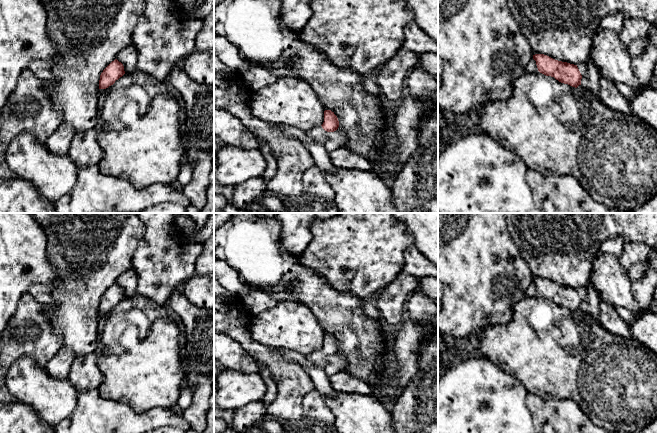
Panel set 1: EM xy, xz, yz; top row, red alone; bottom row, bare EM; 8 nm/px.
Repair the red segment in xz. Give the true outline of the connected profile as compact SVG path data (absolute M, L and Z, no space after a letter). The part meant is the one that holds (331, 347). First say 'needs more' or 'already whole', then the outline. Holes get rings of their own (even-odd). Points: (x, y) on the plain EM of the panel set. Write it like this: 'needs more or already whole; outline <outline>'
needs more; outline M331 334L324 335L324 346L320 351L306 355L307 360L315 367L324 369L329 356L334 356L339 351L337 340Z

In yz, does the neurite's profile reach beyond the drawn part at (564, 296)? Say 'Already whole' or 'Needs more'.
Needs more

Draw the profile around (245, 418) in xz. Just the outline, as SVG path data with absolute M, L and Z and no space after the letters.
M263 399L235 410L233 419L234 431L246 433L252 427L259 425L265 411Z

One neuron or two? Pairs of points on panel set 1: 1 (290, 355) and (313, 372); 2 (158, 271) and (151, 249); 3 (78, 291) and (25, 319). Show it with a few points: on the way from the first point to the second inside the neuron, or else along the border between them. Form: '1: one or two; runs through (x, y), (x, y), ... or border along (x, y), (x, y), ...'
1: one; runs through (296, 357), (307, 366)
2: one; runs through (158, 266), (158, 256), (156, 254)
3: two; border along (41, 304), (42, 311), (53, 331)

